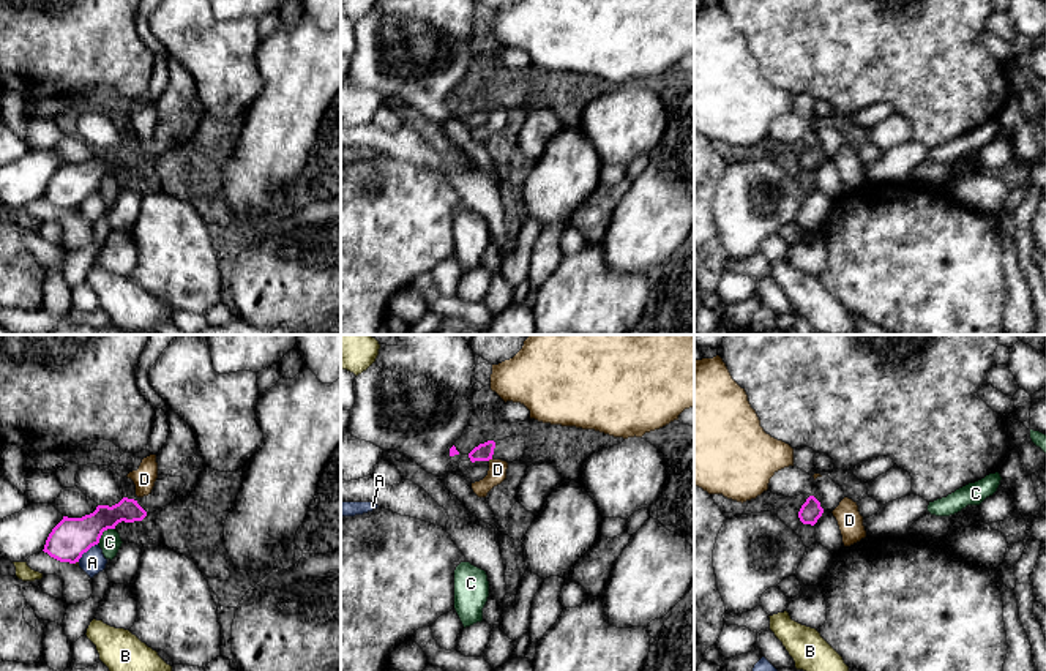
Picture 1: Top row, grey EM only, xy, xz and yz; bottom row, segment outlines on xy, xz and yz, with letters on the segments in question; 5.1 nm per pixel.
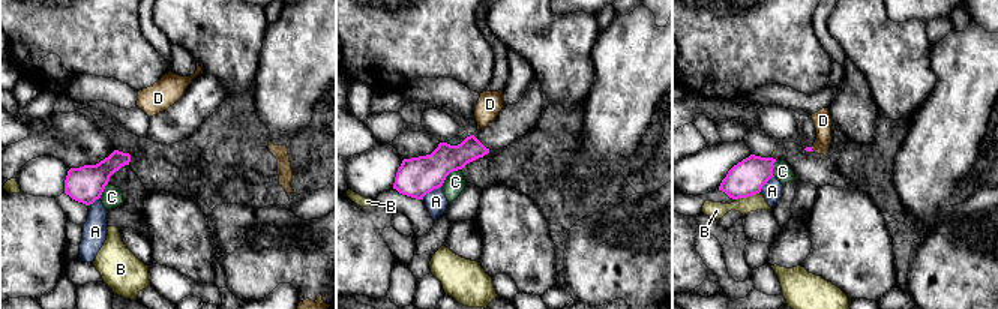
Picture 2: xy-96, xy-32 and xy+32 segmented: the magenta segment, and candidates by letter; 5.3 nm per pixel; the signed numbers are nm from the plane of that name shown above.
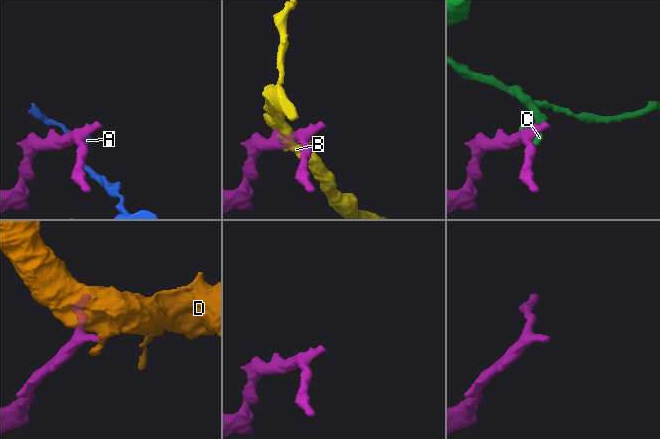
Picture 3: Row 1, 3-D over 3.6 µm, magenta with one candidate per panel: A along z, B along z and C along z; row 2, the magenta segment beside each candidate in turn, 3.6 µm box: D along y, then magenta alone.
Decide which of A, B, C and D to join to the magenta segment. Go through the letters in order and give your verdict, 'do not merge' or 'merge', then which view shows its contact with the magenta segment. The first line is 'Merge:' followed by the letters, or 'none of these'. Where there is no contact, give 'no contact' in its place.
Merge: none of these
A: do not merge; meets magenta in xy
B: do not merge; meets magenta in xy
C: do not merge; meets magenta in xy
D: do not merge; meets magenta in xz

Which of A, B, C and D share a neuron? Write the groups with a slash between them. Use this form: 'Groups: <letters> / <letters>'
Groups: A / B / C / D

